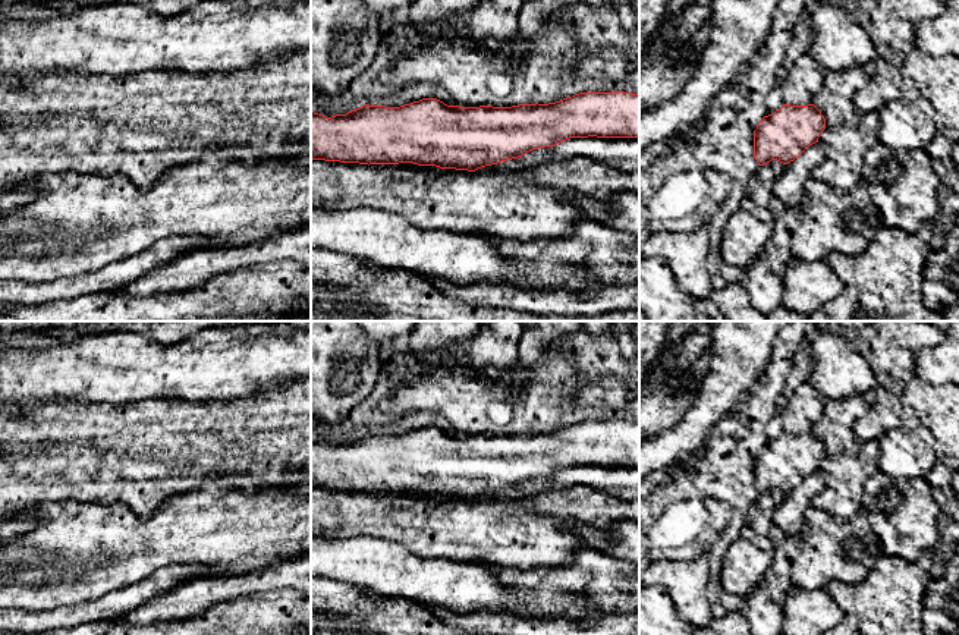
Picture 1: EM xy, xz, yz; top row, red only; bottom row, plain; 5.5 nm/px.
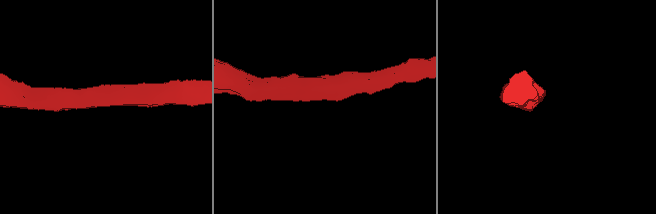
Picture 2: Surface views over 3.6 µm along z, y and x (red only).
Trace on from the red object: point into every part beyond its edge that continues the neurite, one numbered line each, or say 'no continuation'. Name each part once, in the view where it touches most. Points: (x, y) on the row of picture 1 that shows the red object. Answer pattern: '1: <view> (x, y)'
no continuation

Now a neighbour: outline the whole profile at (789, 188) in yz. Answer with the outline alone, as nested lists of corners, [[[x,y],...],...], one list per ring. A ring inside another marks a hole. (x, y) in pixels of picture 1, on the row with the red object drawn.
[[[818,142],[809,145],[798,158],[785,164],[785,172],[773,185],[773,195],[789,208],[801,207],[805,183],[824,160],[821,145]]]

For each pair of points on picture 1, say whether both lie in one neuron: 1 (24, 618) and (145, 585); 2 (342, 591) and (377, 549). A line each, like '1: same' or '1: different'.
1: same
2: different

